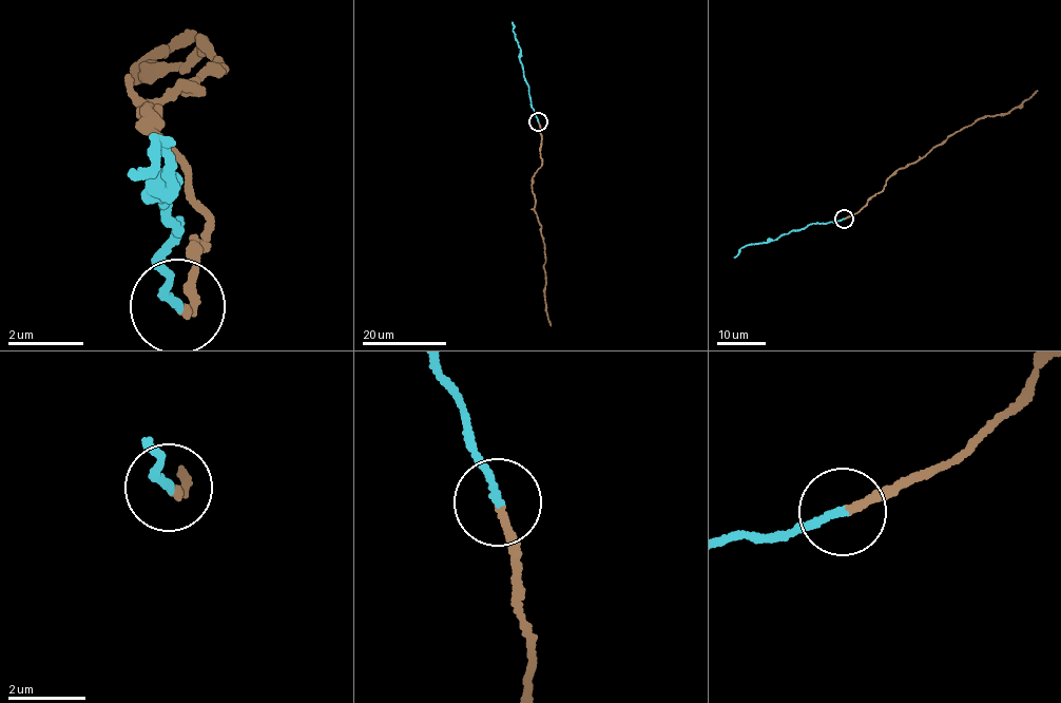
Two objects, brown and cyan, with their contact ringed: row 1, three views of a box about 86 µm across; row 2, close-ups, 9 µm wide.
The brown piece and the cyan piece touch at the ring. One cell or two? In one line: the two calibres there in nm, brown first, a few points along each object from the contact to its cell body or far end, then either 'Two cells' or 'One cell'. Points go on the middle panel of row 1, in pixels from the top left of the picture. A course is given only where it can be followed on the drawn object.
Thickness 190 nm (brown) against 200 nm. Course of brown: (538, 120), (541, 165), (531, 184), (544, 244), (544, 295), (551, 325). Course of cyan: (538, 120), (531, 106), (512, 21). Two cells

